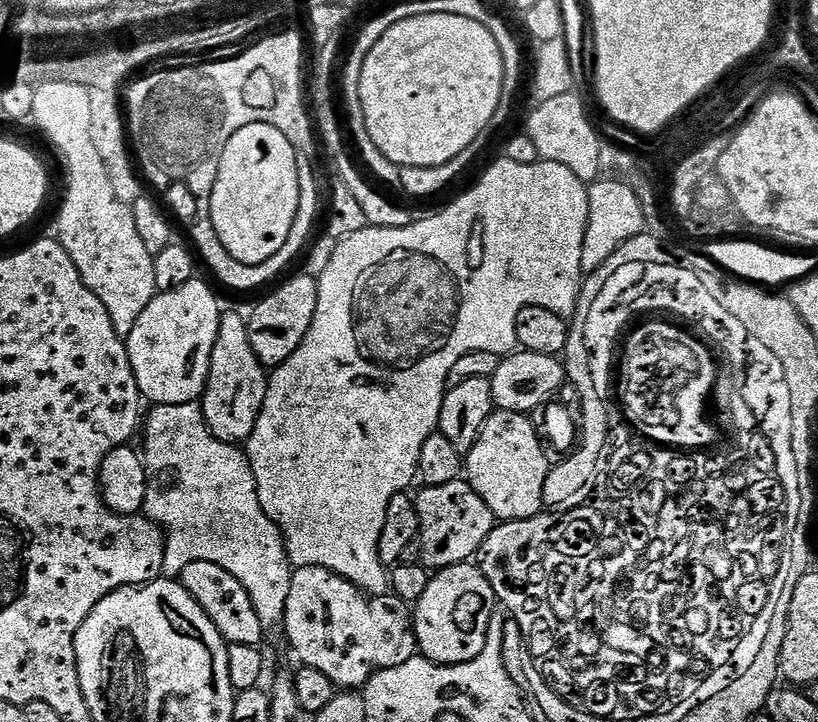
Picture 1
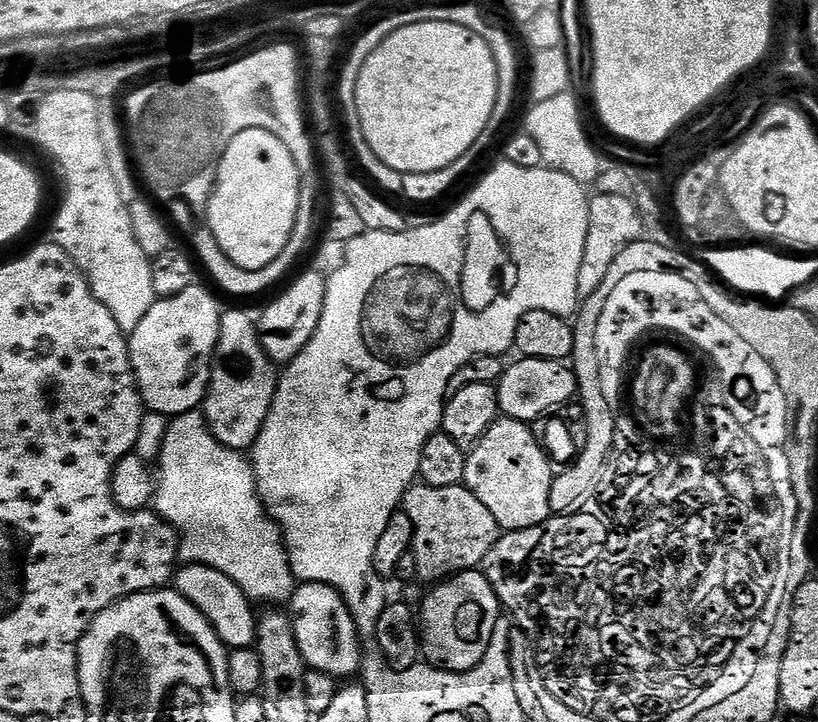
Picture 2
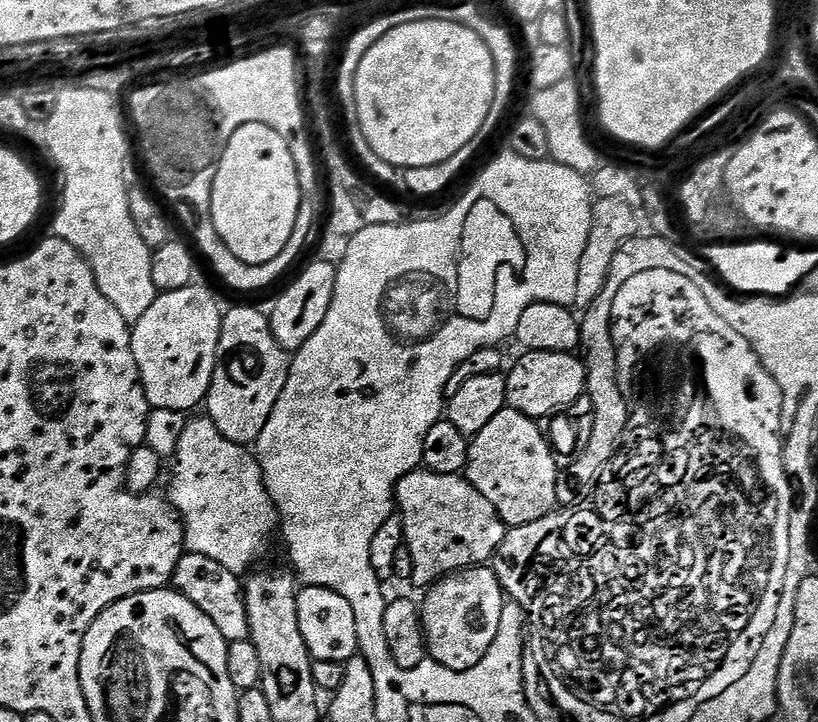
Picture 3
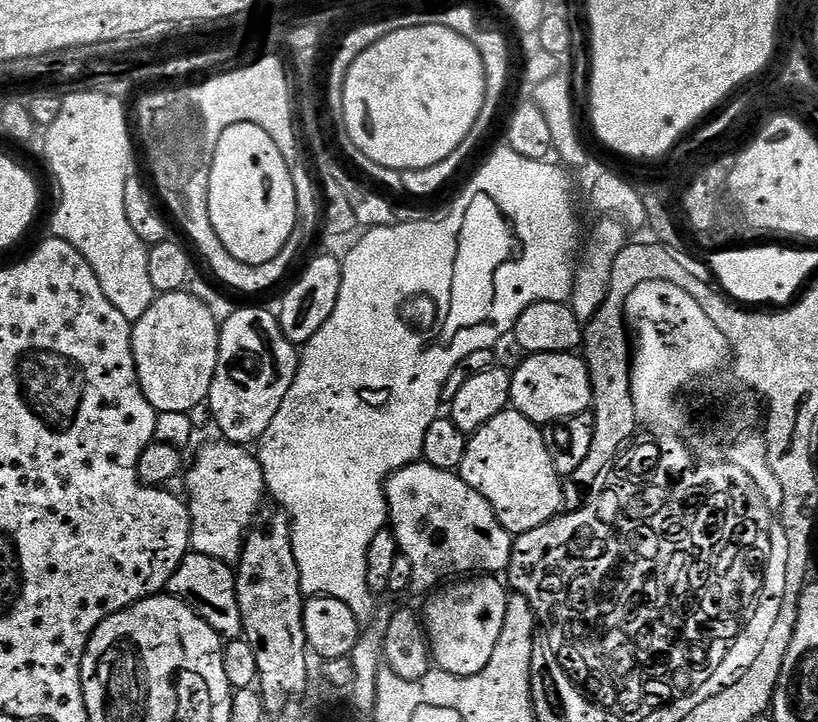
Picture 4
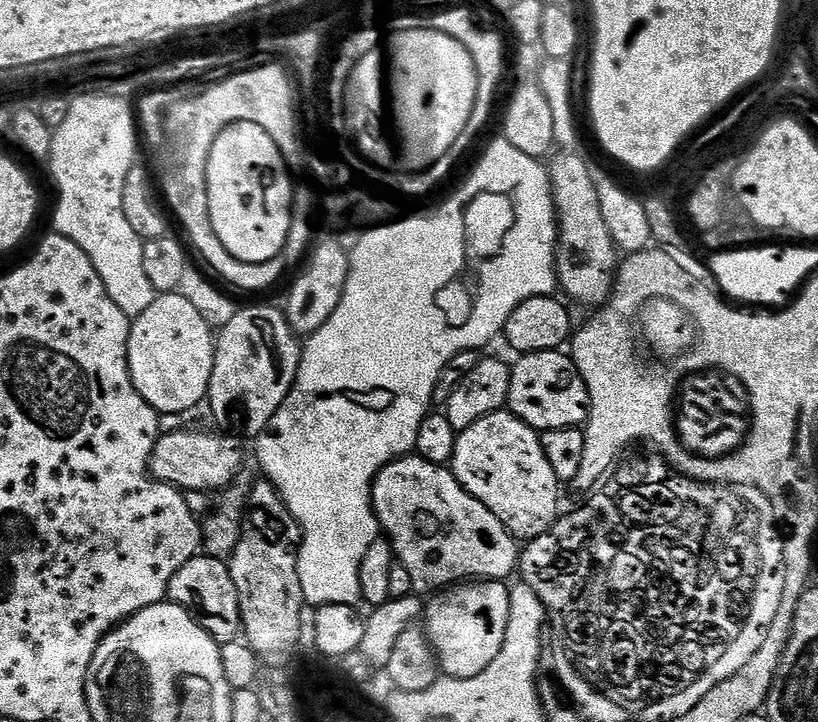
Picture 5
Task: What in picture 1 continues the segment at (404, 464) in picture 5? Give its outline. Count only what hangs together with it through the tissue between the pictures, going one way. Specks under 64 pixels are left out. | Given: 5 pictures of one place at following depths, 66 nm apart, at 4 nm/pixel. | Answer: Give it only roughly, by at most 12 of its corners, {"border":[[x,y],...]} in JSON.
{"border":[[471,484],[421,487],[420,559],[469,563],[494,517]]}

